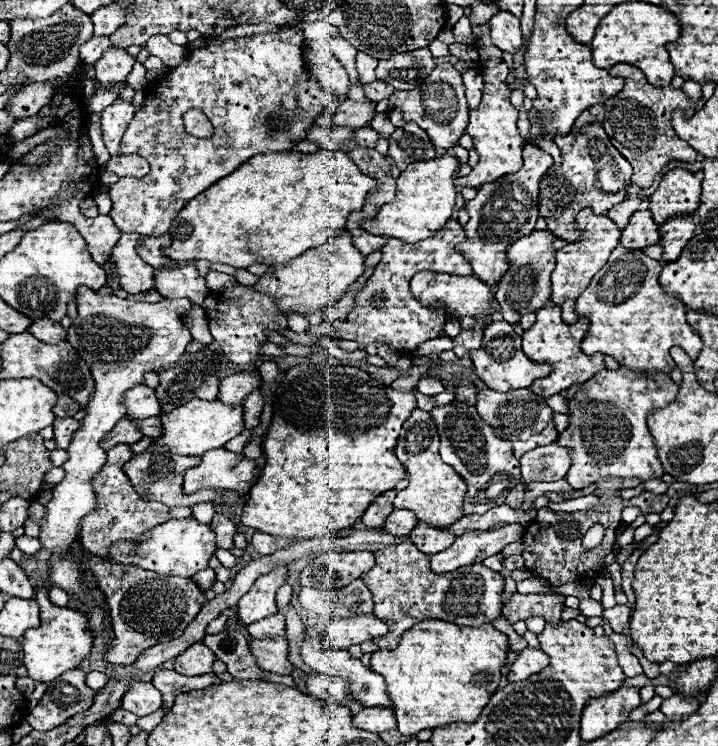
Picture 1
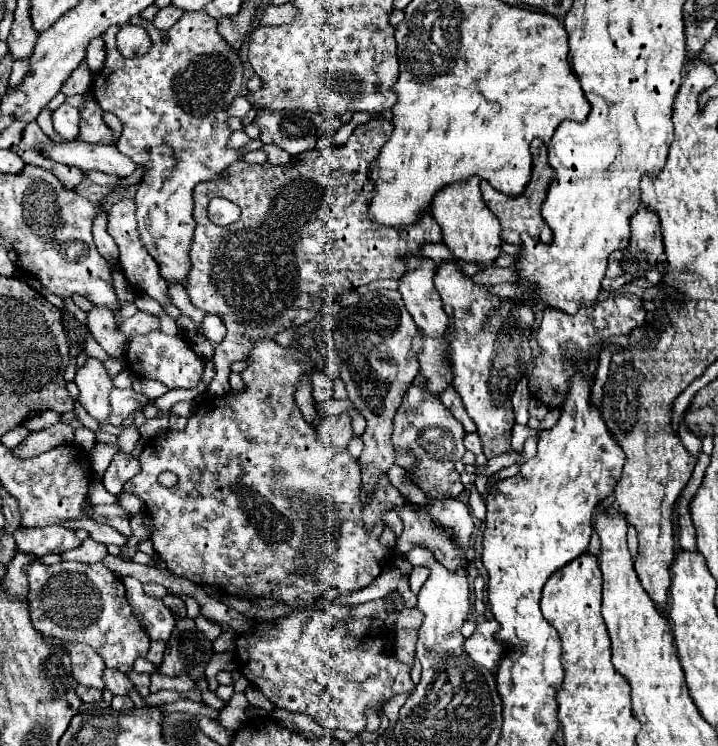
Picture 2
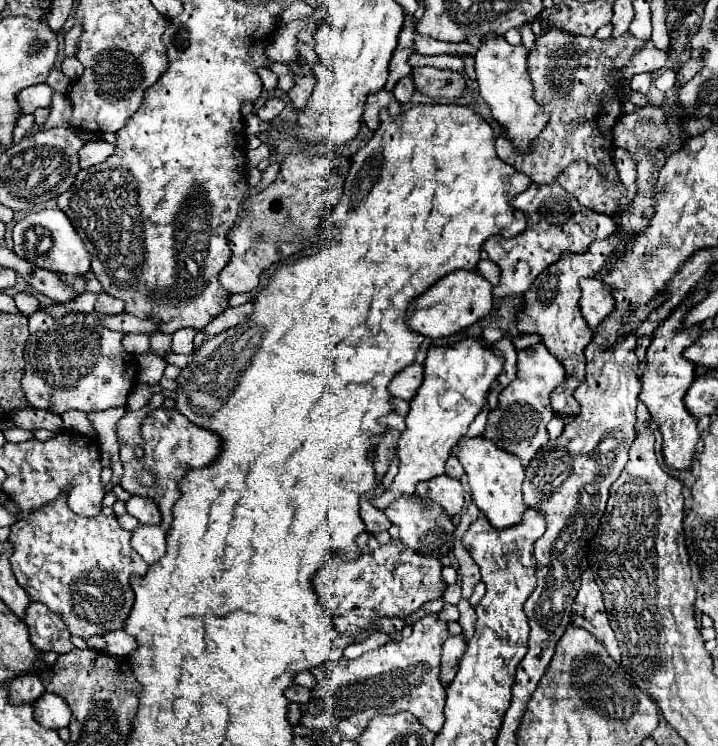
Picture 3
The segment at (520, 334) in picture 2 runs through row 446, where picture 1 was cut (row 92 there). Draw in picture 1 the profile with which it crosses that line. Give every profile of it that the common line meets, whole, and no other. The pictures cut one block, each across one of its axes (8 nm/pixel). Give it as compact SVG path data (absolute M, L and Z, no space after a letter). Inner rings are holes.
M488 24L474 26L472 30L476 36L474 46L480 52L480 72L484 76L484 96L482 96L480 106L470 112L470 122L466 126L466 134L470 134L474 138L474 148L478 150L480 160L468 176L454 180L454 184L460 188L480 188L482 184L490 184L506 174L514 174L516 170L522 168L522 148L524 148L524 140L516 128L518 110L510 104L512 90L510 90L510 84L506 82L510 70L508 70L506 62L502 60L502 50L498 50L490 42Z

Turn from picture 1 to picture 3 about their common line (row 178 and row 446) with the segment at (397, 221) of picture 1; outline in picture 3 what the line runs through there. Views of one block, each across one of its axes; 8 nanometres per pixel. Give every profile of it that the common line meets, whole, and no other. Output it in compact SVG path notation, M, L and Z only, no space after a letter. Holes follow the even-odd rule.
M466 338L452 348L430 348L424 362L424 382L412 398L406 430L398 438L398 474L390 488L372 498L374 508L384 510L398 496L412 496L418 482L444 474L444 464L454 444L464 436L470 422L482 410L490 384L502 370L502 358L494 356L482 340Z

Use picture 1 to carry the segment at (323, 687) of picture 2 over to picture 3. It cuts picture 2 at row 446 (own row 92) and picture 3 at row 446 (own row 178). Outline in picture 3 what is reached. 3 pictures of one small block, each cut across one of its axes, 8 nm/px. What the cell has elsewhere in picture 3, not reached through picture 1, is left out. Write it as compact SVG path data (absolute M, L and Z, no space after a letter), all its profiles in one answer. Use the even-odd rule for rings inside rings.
M162 406L152 410L142 420L140 436L142 436L140 446L144 448L144 458L142 460L134 458L134 446L120 444L120 462L122 462L122 468L124 468L124 476L120 480L120 486L124 490L128 490L131 495L136 494L154 498L158 502L160 510L162 510L162 528L168 530L170 522L172 522L172 506L180 498L178 482L192 468L204 468L210 462L214 462L214 458L220 454L220 438L210 430L194 426L182 414L178 414L176 410L166 410ZM130 462L134 462L136 466L130 466ZM138 470L152 472L158 482L154 486L140 486L138 478L136 478Z

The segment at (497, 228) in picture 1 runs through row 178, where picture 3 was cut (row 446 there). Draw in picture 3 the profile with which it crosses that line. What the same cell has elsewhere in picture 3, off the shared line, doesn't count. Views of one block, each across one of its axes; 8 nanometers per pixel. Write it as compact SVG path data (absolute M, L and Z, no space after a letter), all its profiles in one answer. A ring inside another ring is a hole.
M542 344L520 350L516 378L500 392L498 406L488 414L484 438L492 440L498 448L518 456L522 466L526 466L536 450L548 442L546 424L554 418L554 412L550 410L550 392L560 386L562 380L564 370L560 362Z

